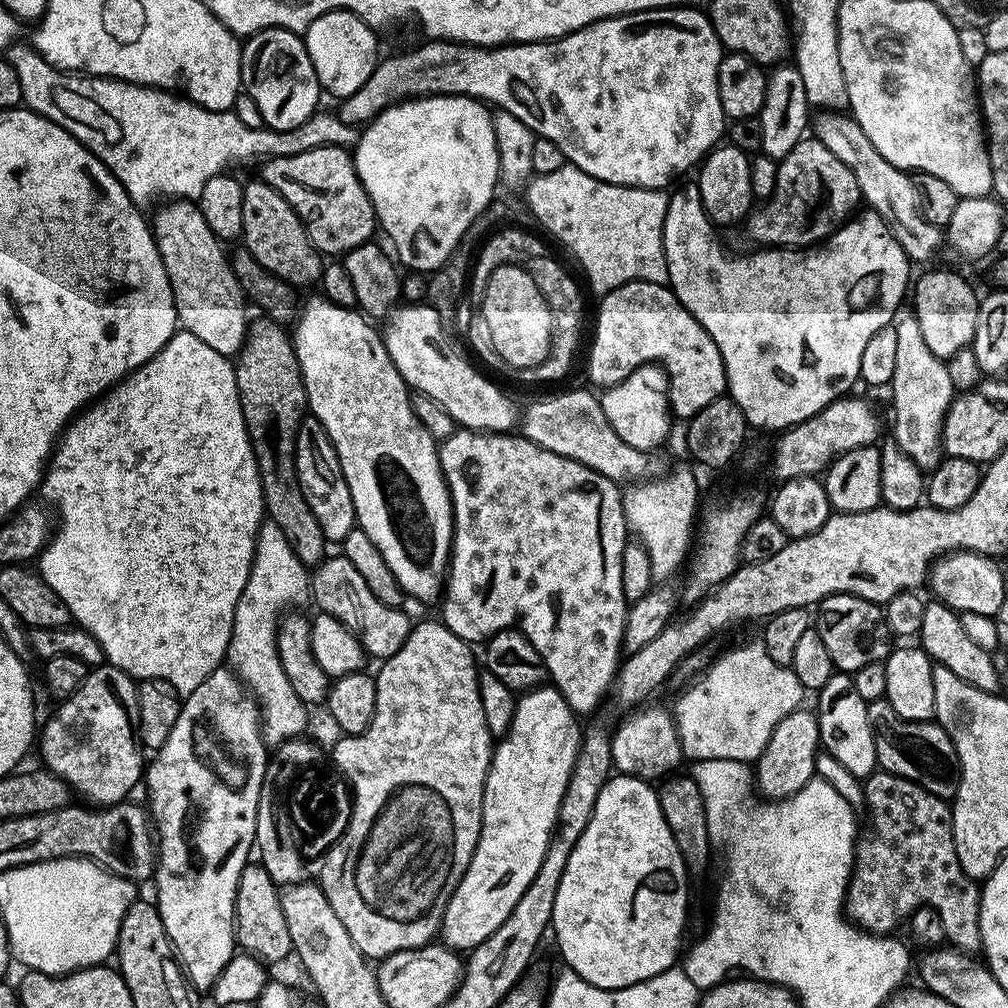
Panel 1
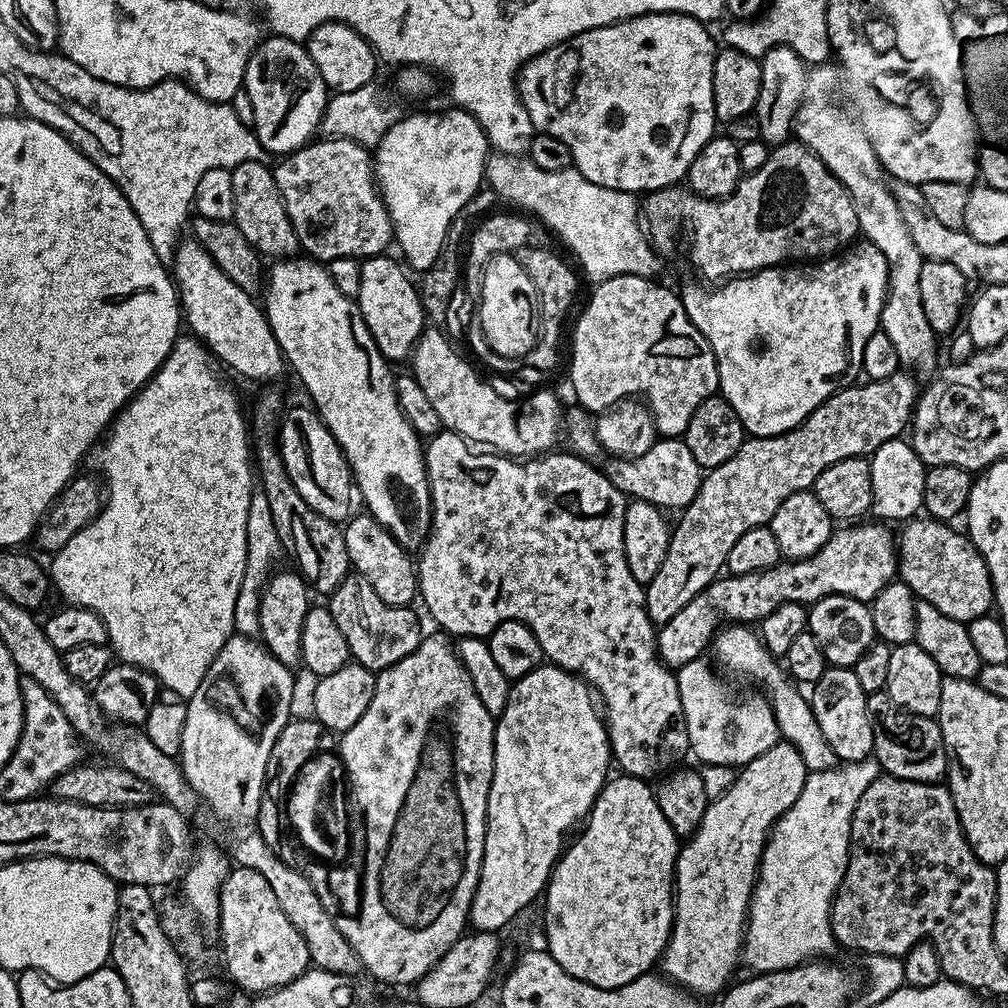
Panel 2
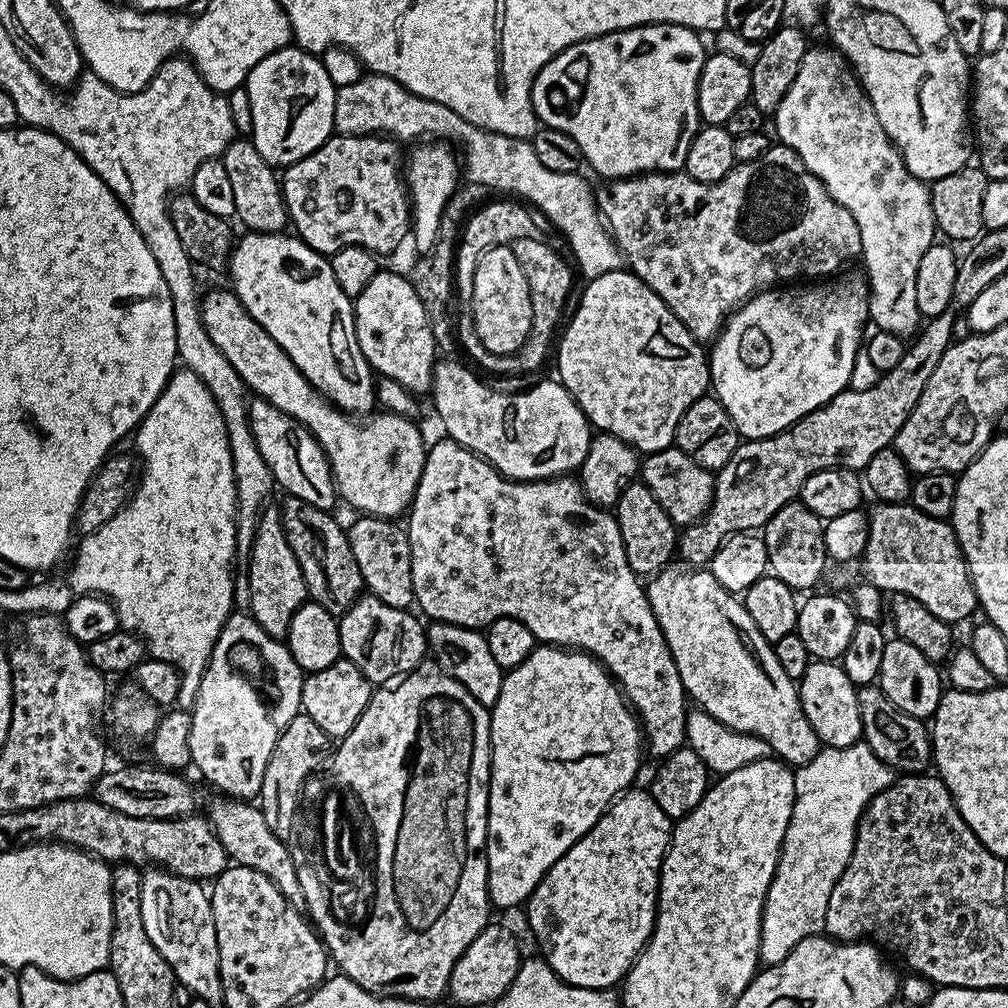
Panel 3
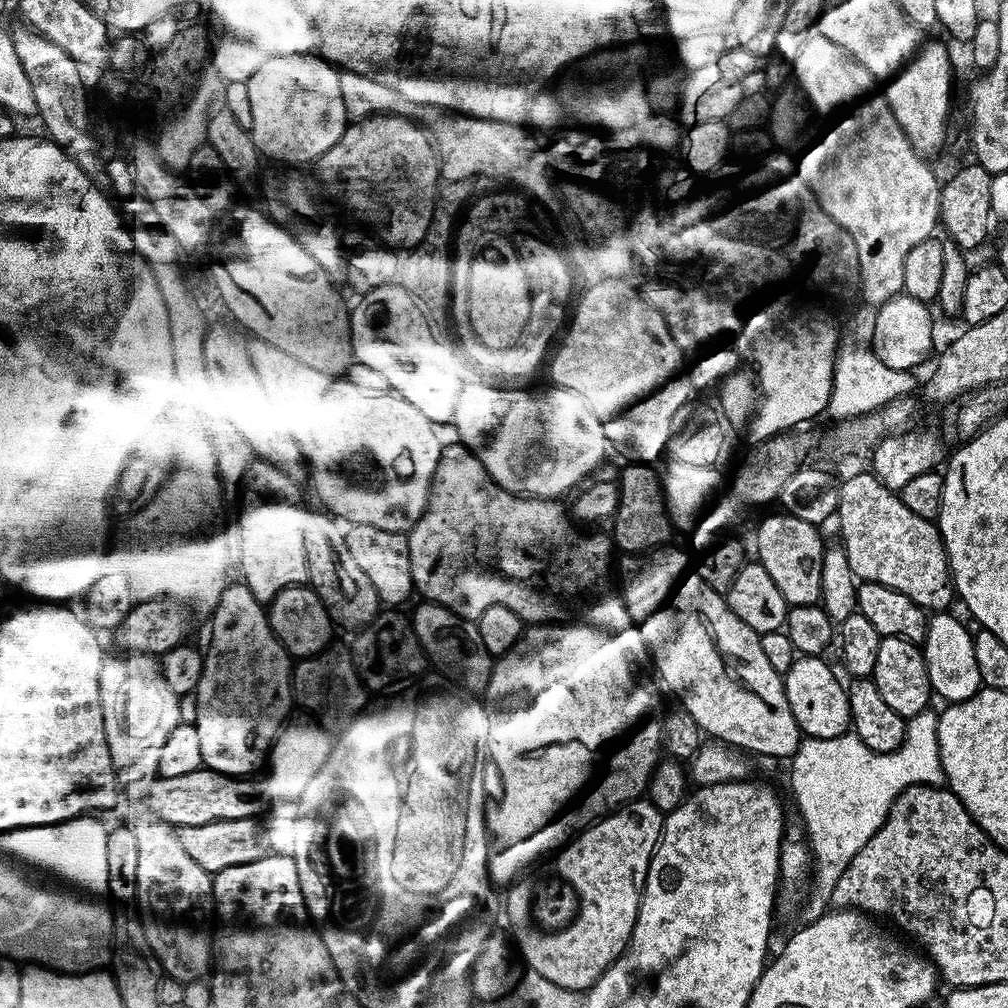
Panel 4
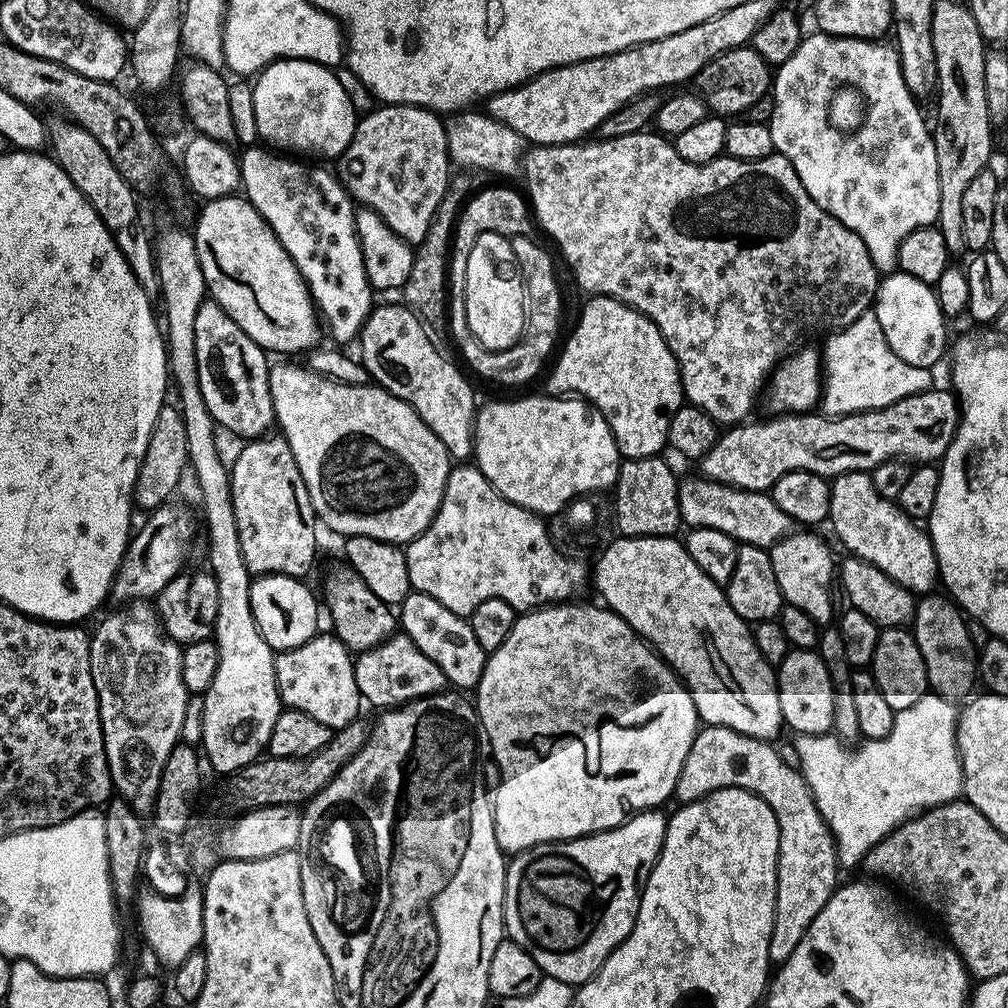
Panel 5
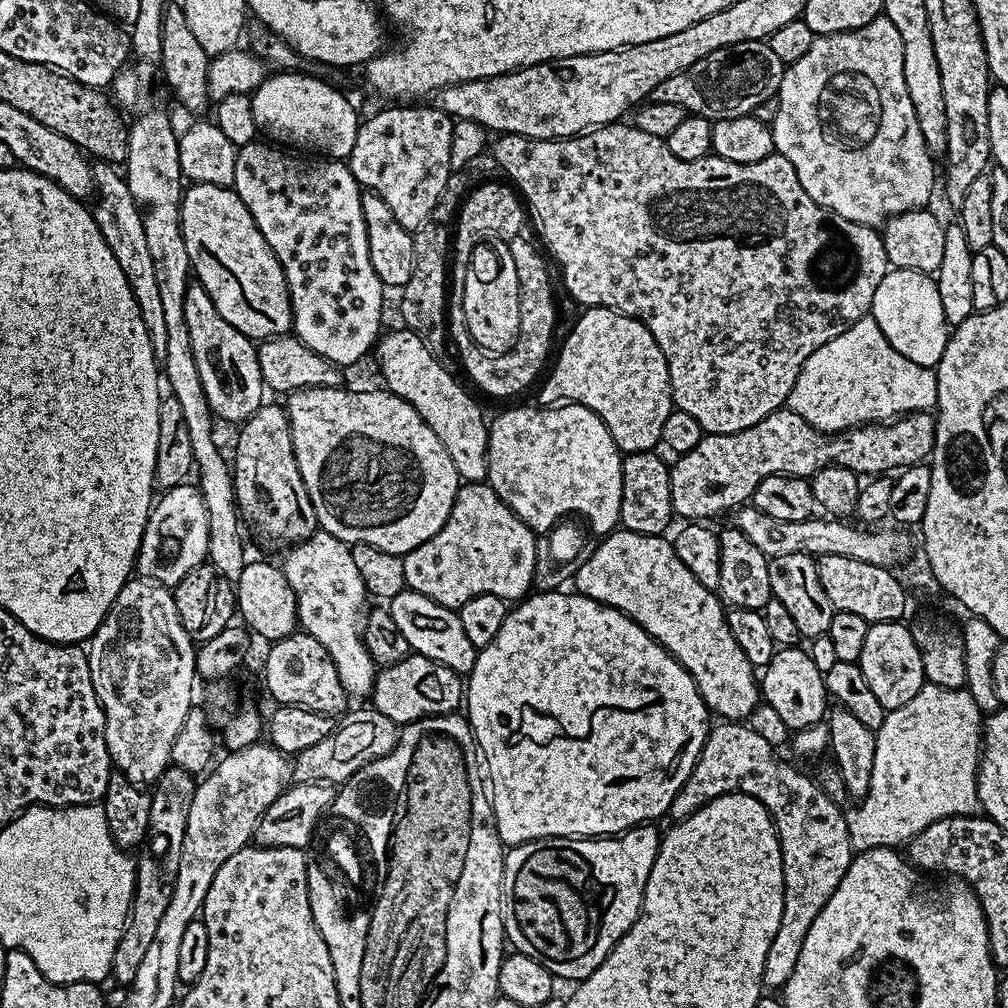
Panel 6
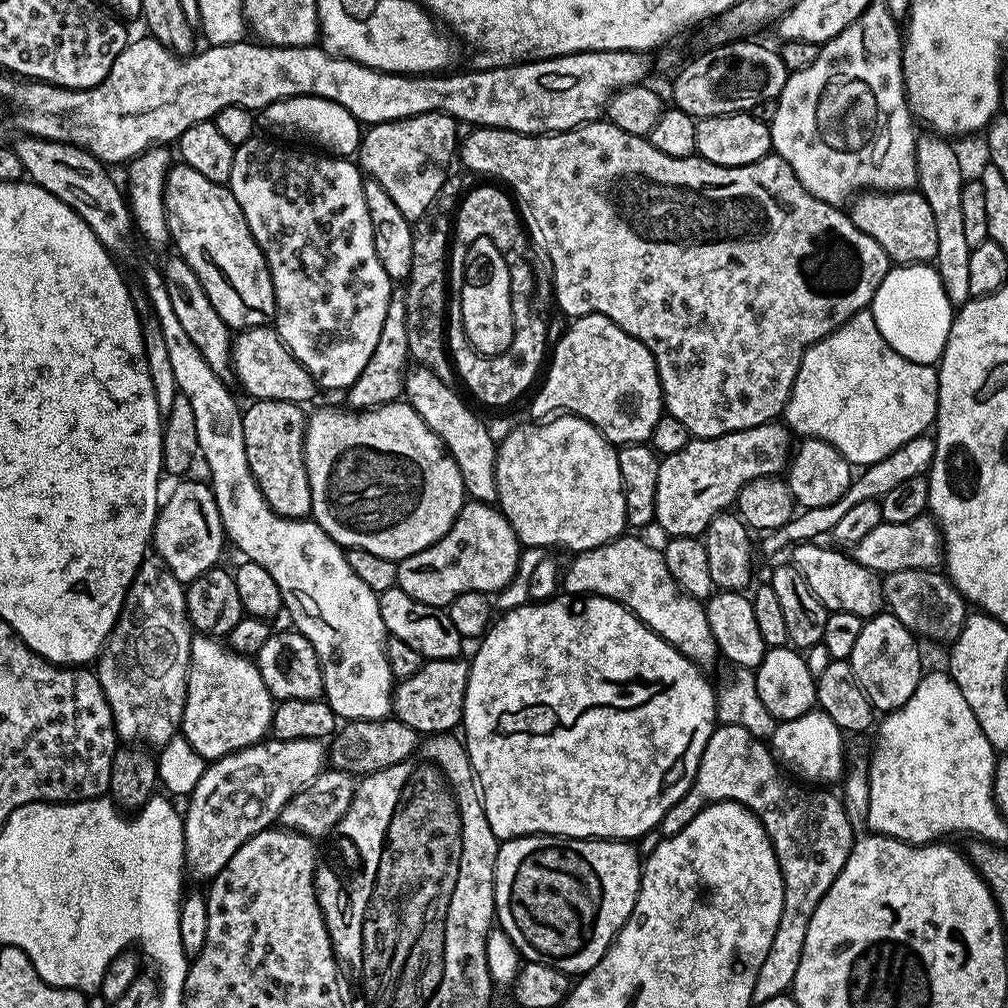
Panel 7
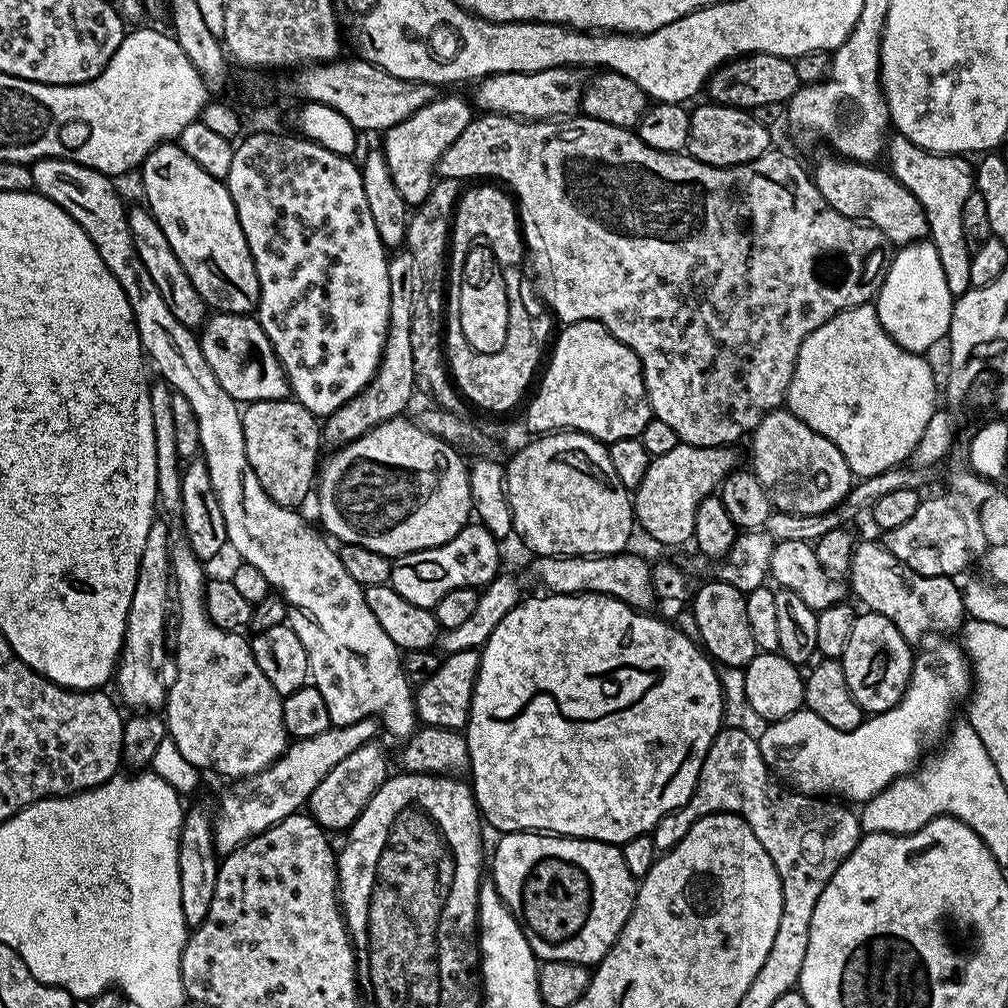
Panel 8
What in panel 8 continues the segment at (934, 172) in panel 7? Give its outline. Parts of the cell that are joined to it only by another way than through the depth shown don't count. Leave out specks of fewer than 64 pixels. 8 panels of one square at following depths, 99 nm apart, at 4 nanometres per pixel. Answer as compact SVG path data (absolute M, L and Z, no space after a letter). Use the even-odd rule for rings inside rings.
M902 135L895 137L896 141L891 141L890 152L892 148L891 171L894 173L898 182L922 202L922 210L926 214L928 223L928 236L933 246L938 250L938 262L942 262L942 274L946 274L946 286L950 290L952 297L958 297L966 294L972 287L970 282L970 262L972 261L973 249L969 248L966 242L966 234L962 230L962 205L966 198L974 191L974 168L970 163L967 164L965 157L960 154L945 154L942 152L928 152L922 146L910 142Z

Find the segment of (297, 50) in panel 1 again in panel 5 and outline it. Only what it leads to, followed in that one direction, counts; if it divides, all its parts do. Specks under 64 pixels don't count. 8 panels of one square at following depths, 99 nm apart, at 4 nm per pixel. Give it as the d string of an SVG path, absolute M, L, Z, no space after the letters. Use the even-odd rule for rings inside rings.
M276 60L255 77L252 93L260 140L273 149L299 154L304 158L325 156L326 159L335 161L354 138L358 110L350 102L346 90L342 90L339 75L331 67L309 60Z

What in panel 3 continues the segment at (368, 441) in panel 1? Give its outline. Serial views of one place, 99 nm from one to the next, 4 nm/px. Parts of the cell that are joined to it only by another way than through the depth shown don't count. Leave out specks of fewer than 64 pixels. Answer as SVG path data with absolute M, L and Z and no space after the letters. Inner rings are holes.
M248 232L235 241L230 273L232 272L231 291L246 306L250 318L258 322L282 346L282 350L298 366L298 370L325 400L331 402L341 412L349 414L368 414L377 407L374 373L356 337L356 313L353 297L342 294L338 286L338 278L334 278L334 270L329 257L316 252L303 240L292 234L278 232Z

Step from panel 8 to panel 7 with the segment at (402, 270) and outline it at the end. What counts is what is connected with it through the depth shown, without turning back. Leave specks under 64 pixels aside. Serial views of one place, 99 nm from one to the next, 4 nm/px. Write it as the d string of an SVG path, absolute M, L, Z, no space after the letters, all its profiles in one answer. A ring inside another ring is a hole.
M393 291L392 301L386 310L386 322L382 322L382 335L378 338L378 346L374 346L374 354L370 354L370 362L366 362L366 370L362 370L362 374L358 374L356 381L346 390L349 409L380 408L384 404L394 404L401 399L404 392L404 377L409 367L407 364L410 364L404 298L403 291Z

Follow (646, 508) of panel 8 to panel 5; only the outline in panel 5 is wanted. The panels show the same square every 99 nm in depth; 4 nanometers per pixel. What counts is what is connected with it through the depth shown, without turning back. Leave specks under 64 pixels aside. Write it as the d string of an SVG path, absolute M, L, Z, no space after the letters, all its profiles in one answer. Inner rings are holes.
M939 386L933 387L926 392L919 392L913 396L902 398L898 402L894 402L885 408L871 408L869 412L849 412L842 416L816 416L817 414L776 414L771 418L773 420L760 420L757 424L753 422L741 422L735 426L729 427L728 432L719 437L716 445L712 447L707 454L699 461L698 467L701 468L703 475L709 480L716 480L719 484L731 484L734 488L745 488L751 492L768 492L774 482L778 482L778 478L782 478L782 474L787 472L813 472L825 478L835 478L841 476L843 472L867 472L871 473L873 468L876 468L882 462L887 460L902 460L905 462L915 462L917 465L930 464L943 460L946 450L950 446L950 442L954 438L956 428L960 424L960 406L957 397L951 391L943 392Z

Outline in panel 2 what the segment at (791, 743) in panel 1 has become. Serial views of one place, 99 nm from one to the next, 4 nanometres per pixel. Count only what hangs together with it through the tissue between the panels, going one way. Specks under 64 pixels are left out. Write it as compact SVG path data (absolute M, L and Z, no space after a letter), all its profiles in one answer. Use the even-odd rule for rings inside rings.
M779 742L760 757L745 764L735 773L731 786L709 803L702 820L692 835L679 845L676 854L676 879L674 881L674 907L672 910L672 932L668 945L658 961L658 968L673 984L695 994L709 998L717 992L723 993L733 979L732 971L742 960L744 930L748 923L748 903L752 900L752 889L756 886L756 874L760 871L760 855L768 842L768 834L776 825L776 819L802 794L809 770L802 762L802 754L787 742Z

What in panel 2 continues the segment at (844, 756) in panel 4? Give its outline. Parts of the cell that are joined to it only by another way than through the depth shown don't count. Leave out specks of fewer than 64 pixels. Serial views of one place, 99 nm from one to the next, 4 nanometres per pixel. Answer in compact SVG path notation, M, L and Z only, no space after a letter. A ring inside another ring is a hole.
M872 758L844 762L837 767L827 768L821 772L809 772L806 782L802 786L802 794L798 794L794 806L790 806L790 810L786 810L776 819L776 825L772 827L772 831L768 834L768 842L764 846L764 853L760 855L760 871L756 874L756 886L752 889L752 900L748 903L748 923L744 930L742 960L745 965L748 963L749 966L753 968L751 970L753 973L784 972L788 968L797 968L799 964L806 964L815 961L820 957L831 957L828 955L831 954L832 948L835 949L837 947L837 942L832 936L830 910L832 909L832 899L838 890L838 886L842 882L844 871L848 865L850 822L852 821L852 815L854 814L854 806L858 806L858 798L862 798L862 790L866 790L866 786L870 786L870 782L874 782L881 775L882 769L880 765Z

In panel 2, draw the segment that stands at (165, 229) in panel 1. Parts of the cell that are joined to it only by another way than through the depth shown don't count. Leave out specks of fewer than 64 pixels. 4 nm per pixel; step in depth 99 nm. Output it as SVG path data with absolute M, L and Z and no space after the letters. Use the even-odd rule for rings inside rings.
M195 238L181 239L174 257L174 283L183 319L192 327L191 335L199 340L225 369L233 368L252 380L270 380L286 372L284 353L268 324L264 309L246 294L210 258ZM176 268L176 272L175 272ZM225 364L225 365L224 365ZM228 367L228 368L227 368Z

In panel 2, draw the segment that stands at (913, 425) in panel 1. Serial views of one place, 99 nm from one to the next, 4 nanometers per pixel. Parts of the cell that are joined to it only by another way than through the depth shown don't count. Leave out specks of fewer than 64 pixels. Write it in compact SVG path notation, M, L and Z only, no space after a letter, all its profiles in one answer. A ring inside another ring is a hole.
M835 63L817 64L809 71L801 106L796 112L794 136L799 143L805 144L811 152L815 152L816 157L846 186L846 190L852 196L852 201L856 203L856 213L863 239L867 243L878 246L878 250L882 250L882 254L886 258L888 293L882 306L879 331L884 332L886 338L890 338L890 342L894 342L894 350L898 350L898 358L905 369L916 374L921 374L920 372L935 373L938 368L938 363L936 364L938 333L930 326L930 322L926 322L926 310L922 310L922 290L918 290L918 278L922 274L925 259L921 256L918 246L914 246L914 242L910 238L910 230L906 230L906 222L902 222L902 210L898 210L898 202L893 189L887 188L879 180L879 176L882 176L880 160L864 132L864 123L850 107L845 81L838 75Z

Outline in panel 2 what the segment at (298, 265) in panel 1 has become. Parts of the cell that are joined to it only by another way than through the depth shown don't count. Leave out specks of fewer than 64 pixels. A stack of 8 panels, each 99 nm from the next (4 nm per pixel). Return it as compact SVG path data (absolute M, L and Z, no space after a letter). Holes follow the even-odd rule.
M251 160L231 169L234 178L234 223L242 234L246 234L246 242L250 242L250 246L265 257L292 258L301 251L300 240L286 214L276 173L266 165L264 160Z

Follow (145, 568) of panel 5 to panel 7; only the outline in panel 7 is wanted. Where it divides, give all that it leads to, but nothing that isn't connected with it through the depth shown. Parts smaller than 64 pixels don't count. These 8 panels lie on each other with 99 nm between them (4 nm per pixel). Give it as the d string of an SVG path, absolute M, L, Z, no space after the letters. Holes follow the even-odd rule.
M184 478L179 481L180 484L177 486L176 489L173 490L172 493L168 496L168 501L163 501L162 507L159 509L157 518L156 518L156 527L152 530L152 538L151 543L154 545L154 552L155 555L158 555L161 557L161 559L164 560L164 564L167 568L169 568L170 571L174 574L174 578L178 578L180 580L180 583L187 586L192 583L192 580L194 578L198 578L200 575L202 575L204 572L209 572L211 568L217 567L221 563L220 560L220 551L223 550L224 544L226 545L226 537L224 534L224 523L222 522L222 518L220 517L220 511L218 510L218 506L216 505L216 495L212 493L211 487L207 483L204 484L200 480L188 480L192 478Z

